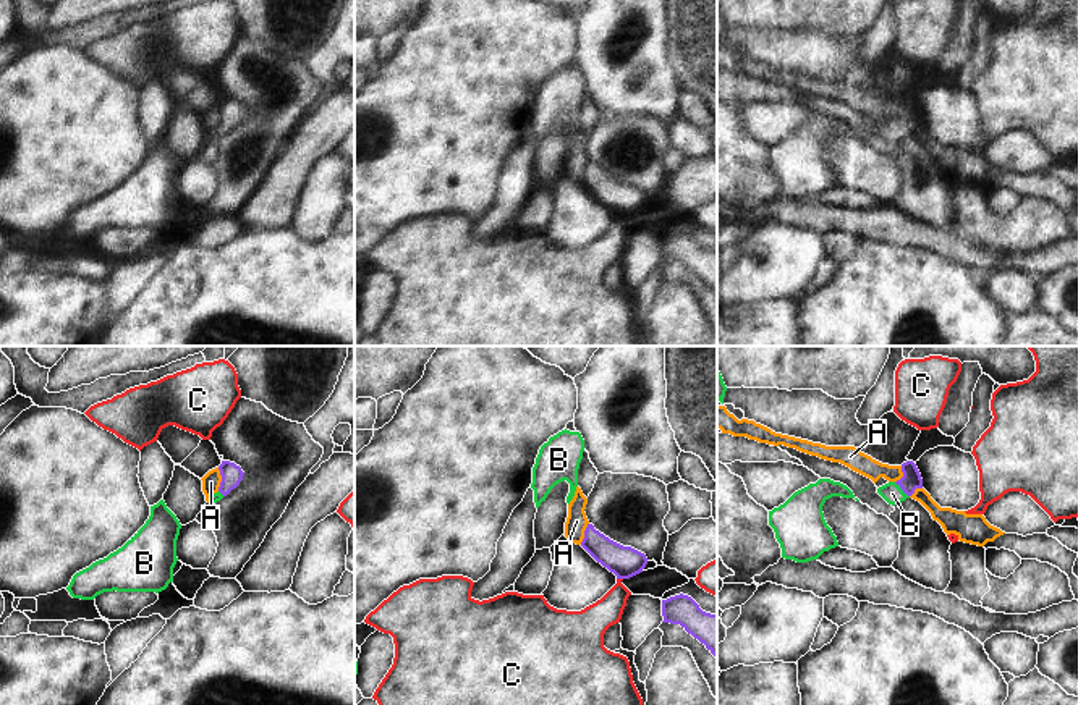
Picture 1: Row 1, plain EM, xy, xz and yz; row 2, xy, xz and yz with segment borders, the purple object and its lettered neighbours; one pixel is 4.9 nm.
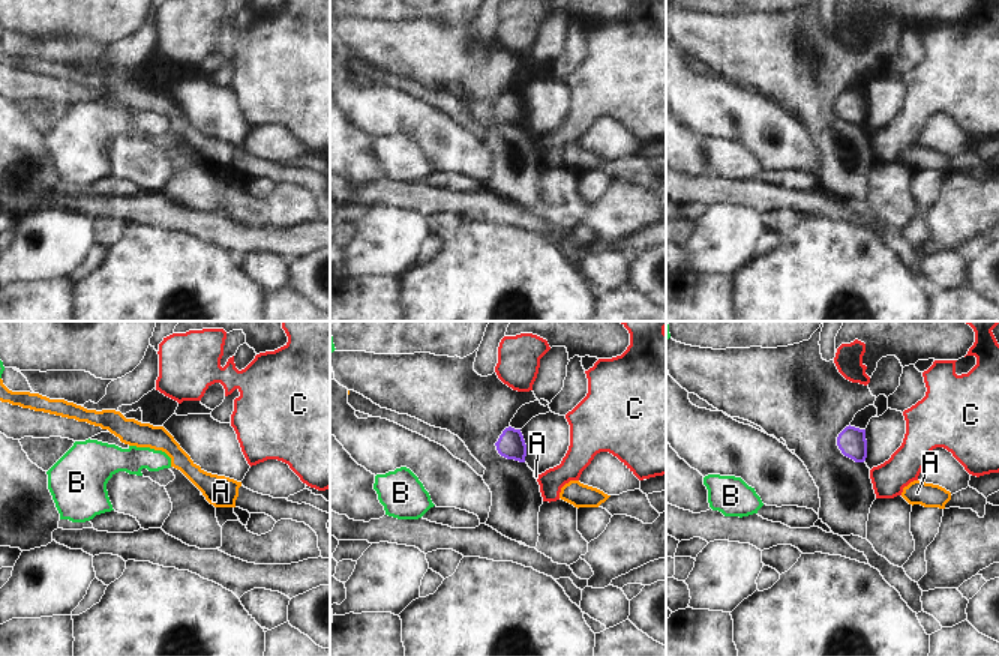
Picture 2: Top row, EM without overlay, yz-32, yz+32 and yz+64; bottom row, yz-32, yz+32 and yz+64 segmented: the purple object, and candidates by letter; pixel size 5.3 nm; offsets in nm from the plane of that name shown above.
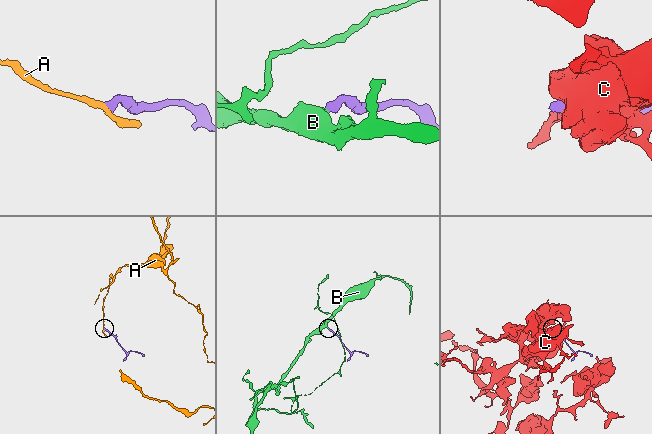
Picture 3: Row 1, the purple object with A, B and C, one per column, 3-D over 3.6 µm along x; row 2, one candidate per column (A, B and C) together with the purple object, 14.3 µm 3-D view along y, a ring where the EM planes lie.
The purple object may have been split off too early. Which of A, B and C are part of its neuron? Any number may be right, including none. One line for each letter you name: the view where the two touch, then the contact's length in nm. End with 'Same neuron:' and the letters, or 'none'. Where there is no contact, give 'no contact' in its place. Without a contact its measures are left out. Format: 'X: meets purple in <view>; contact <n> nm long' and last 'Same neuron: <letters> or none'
B: meets purple in yz; contact 110 nm long
Same neuron: B

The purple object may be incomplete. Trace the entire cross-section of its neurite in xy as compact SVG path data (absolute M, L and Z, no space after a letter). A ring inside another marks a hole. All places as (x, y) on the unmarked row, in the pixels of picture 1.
M222 99L222 102L219 103L219 108L222 113L222 120L220 120L219 129L209 134L210 141L217 141L223 134L227 134L233 126L240 123L244 113L241 105L230 99Z

